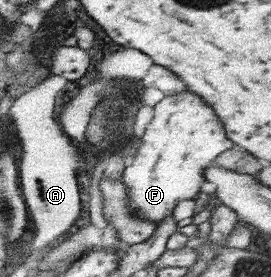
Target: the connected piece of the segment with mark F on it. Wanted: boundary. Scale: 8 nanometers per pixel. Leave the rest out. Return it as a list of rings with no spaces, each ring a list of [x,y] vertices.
[[[185,89],[179,93],[163,97],[152,107],[152,117],[149,123],[139,134],[139,147],[131,161],[131,165],[124,167],[121,181],[126,187],[128,205],[132,216],[136,220],[147,220],[155,225],[164,217],[171,215],[171,211],[178,201],[193,199],[199,192],[203,183],[203,170],[213,164],[214,159],[225,151],[235,147],[232,141],[227,139],[223,126],[209,105],[193,92]]]

